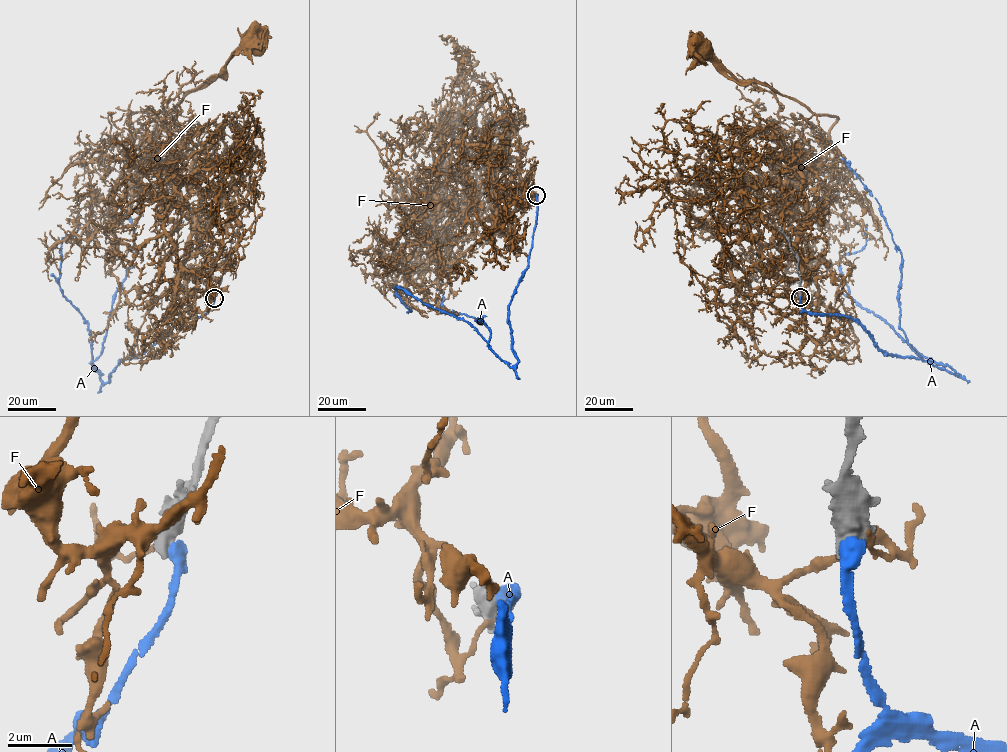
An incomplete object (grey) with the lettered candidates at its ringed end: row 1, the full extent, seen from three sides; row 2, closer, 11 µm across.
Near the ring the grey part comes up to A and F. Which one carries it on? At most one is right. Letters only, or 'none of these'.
A

